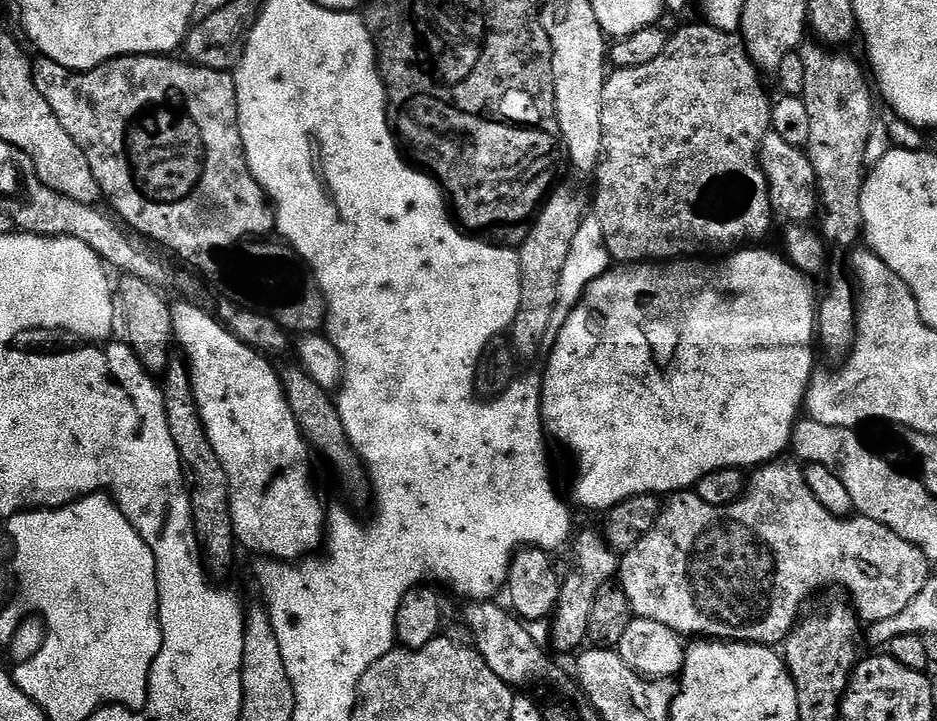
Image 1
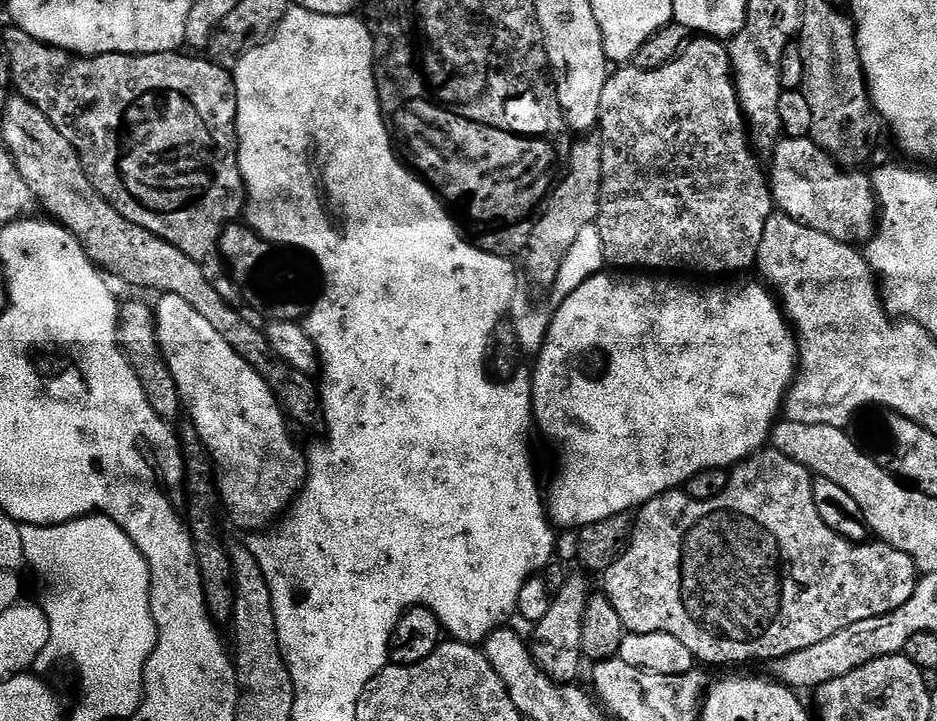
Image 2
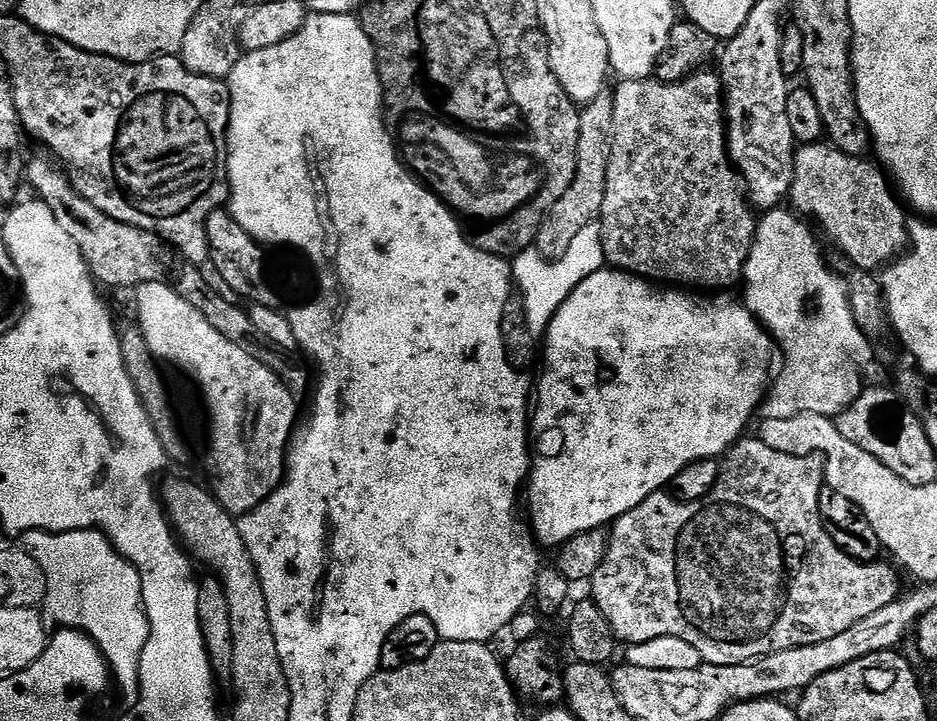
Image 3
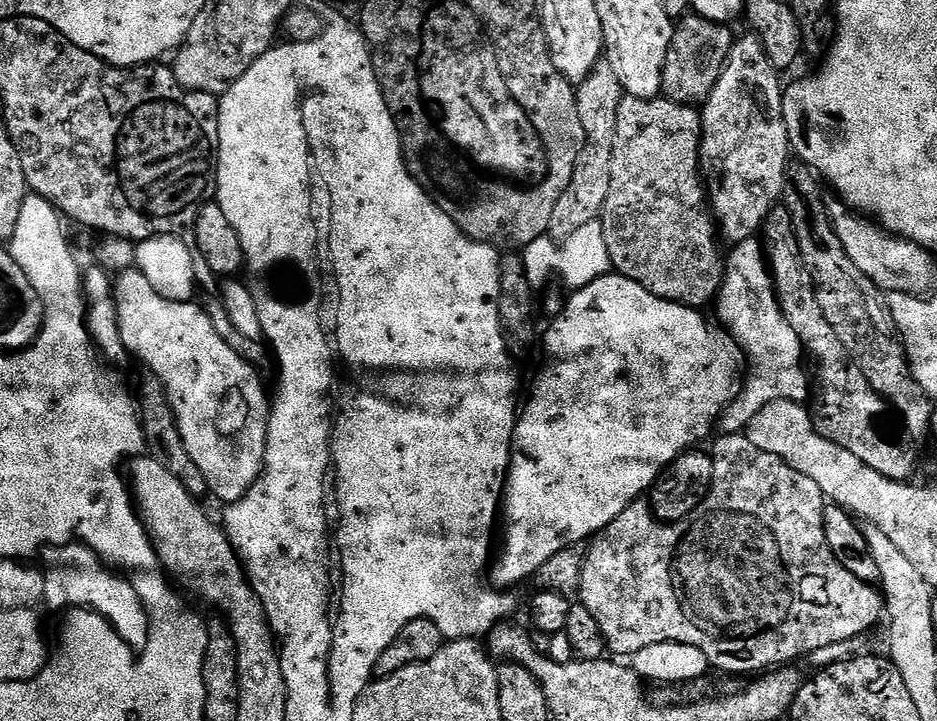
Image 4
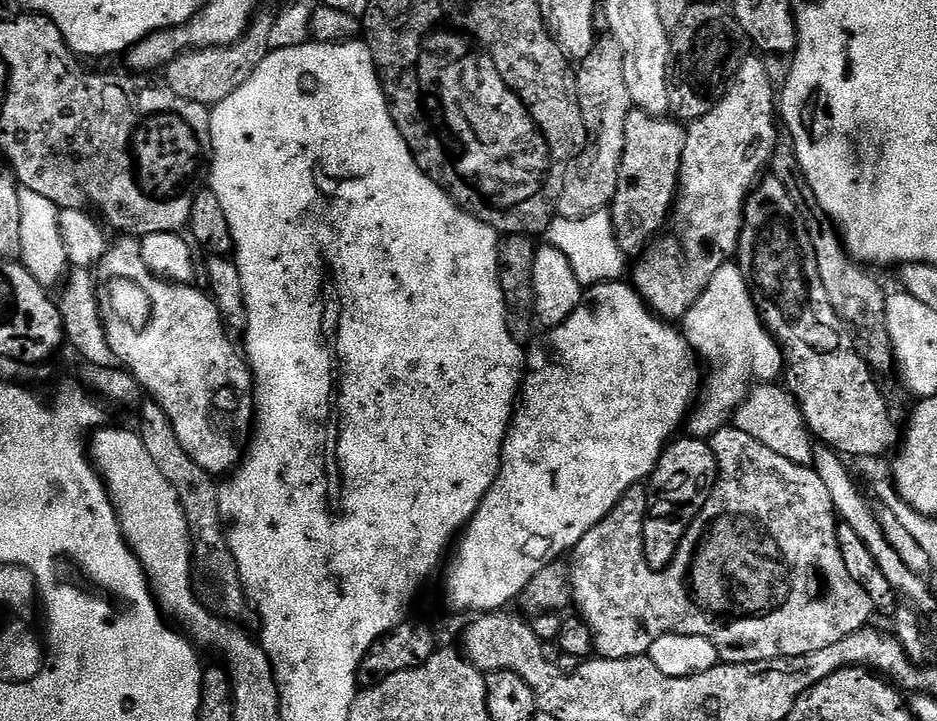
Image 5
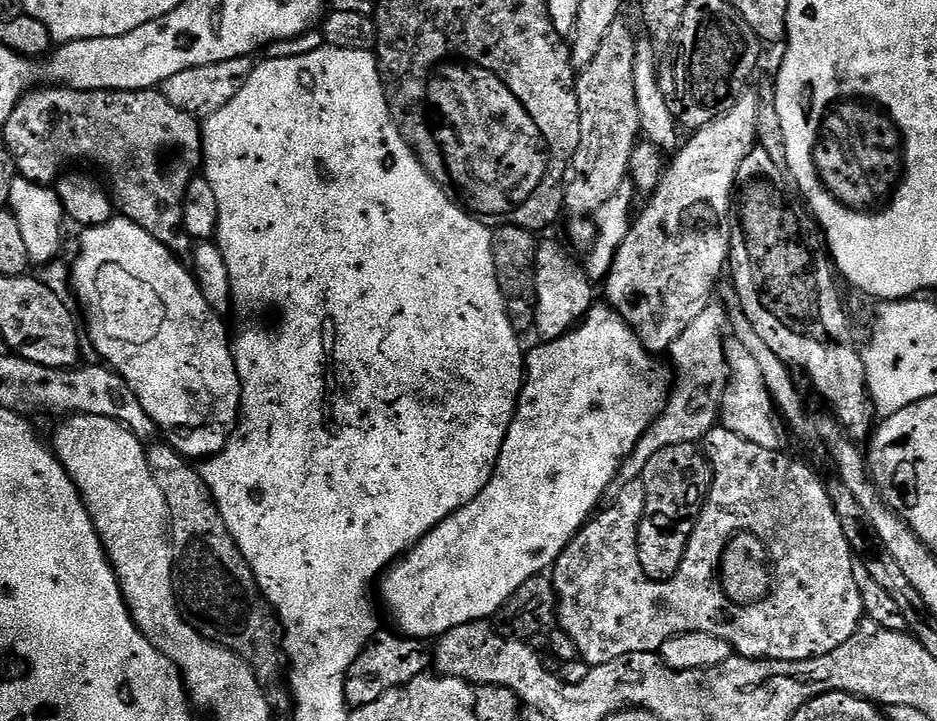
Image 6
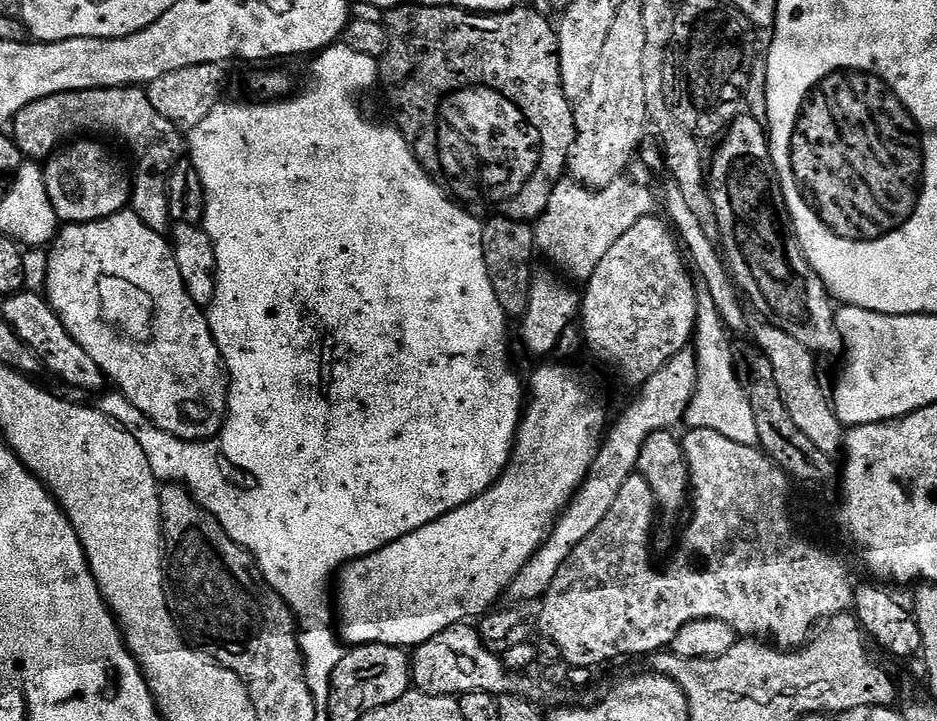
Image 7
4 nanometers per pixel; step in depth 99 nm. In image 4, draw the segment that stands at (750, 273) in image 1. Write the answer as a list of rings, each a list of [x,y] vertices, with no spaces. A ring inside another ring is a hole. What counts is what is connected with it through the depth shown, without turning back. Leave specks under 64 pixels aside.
[[[609,274],[590,282],[585,288],[575,289],[567,297],[563,312],[551,321],[544,336],[544,365],[532,384],[528,405],[523,405],[516,422],[516,433],[512,439],[512,465],[508,468],[508,482],[502,501],[502,532],[504,528],[504,549],[495,557],[490,568],[490,580],[497,589],[512,590],[523,580],[531,581],[558,550],[571,544],[584,544],[595,537],[607,524],[614,522],[626,506],[641,499],[659,480],[664,469],[670,467],[684,452],[693,447],[695,440],[704,440],[713,435],[720,423],[720,417],[732,404],[746,372],[746,358],[736,345],[736,340],[719,323],[708,324],[705,313],[677,300],[667,300],[619,274]]]

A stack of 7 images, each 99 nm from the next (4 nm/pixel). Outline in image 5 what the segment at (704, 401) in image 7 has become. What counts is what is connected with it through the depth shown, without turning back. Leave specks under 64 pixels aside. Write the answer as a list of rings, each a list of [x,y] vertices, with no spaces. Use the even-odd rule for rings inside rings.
[[[775,383],[753,387],[736,411],[734,424],[750,434],[750,438],[762,442],[762,446],[774,450],[774,454],[782,454],[782,458],[790,458],[790,462],[795,464],[812,464],[814,437],[804,422],[799,404],[787,387],[777,386]]]

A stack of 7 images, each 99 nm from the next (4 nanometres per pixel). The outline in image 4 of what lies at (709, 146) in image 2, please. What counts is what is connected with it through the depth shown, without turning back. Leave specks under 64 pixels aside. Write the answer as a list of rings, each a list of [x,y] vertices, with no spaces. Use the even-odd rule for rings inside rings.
[[[625,95],[618,106],[618,122],[616,137],[612,147],[612,157],[608,163],[610,174],[610,194],[606,194],[606,206],[602,213],[602,223],[606,234],[606,250],[610,250],[610,262],[619,275],[630,278],[646,290],[658,294],[667,300],[677,300],[680,304],[688,304],[691,308],[703,309],[704,304],[711,305],[717,299],[718,290],[724,281],[725,253],[720,253],[721,237],[718,235],[718,225],[709,209],[706,207],[706,180],[702,175],[700,162],[700,117],[701,113],[693,105],[679,104],[667,98],[643,100],[637,96]]]

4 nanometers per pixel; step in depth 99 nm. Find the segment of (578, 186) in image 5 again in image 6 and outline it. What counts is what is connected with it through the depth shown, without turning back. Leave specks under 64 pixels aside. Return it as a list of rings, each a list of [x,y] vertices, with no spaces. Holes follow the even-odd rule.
[[[621,18],[606,30],[606,38],[602,38],[602,46],[598,46],[598,54],[594,54],[594,62],[579,69],[576,78],[576,93],[578,94],[578,110],[580,111],[580,141],[578,150],[572,155],[568,169],[564,175],[564,208],[572,211],[576,218],[588,218],[597,212],[602,202],[610,202],[614,190],[629,179],[631,155],[642,133],[638,114],[638,98],[634,94],[634,62],[636,61],[636,46],[638,37],[632,33],[632,28]]]

